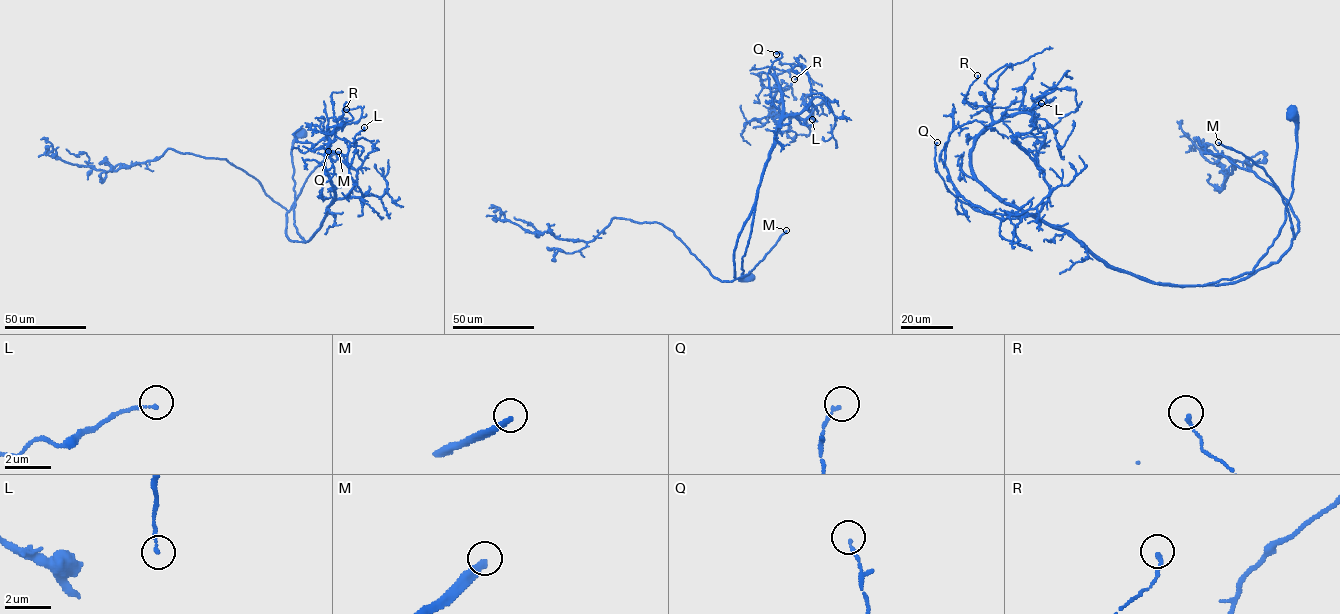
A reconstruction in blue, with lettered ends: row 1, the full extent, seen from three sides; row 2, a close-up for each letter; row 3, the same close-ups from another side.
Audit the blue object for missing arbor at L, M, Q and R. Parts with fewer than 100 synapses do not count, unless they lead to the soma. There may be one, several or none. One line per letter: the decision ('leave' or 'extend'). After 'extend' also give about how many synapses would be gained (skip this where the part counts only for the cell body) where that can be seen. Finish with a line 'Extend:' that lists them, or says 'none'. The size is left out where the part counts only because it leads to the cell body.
L: leave
M: extend; 600 synapses
Q: leave
R: leave
Extend: M

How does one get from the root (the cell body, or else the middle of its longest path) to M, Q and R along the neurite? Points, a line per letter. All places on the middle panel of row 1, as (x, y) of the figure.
M: (748, 277), (739, 280), (754, 207), (734, 250), (736, 278), (747, 274), (786, 230)
Q: (748, 277), (739, 280), (742, 257), (781, 115), (767, 76), (782, 56), (776, 54)
R: (748, 277), (739, 280), (742, 257), (782, 111), (773, 75), (776, 88), (778, 74), (801, 73), (794, 79)

